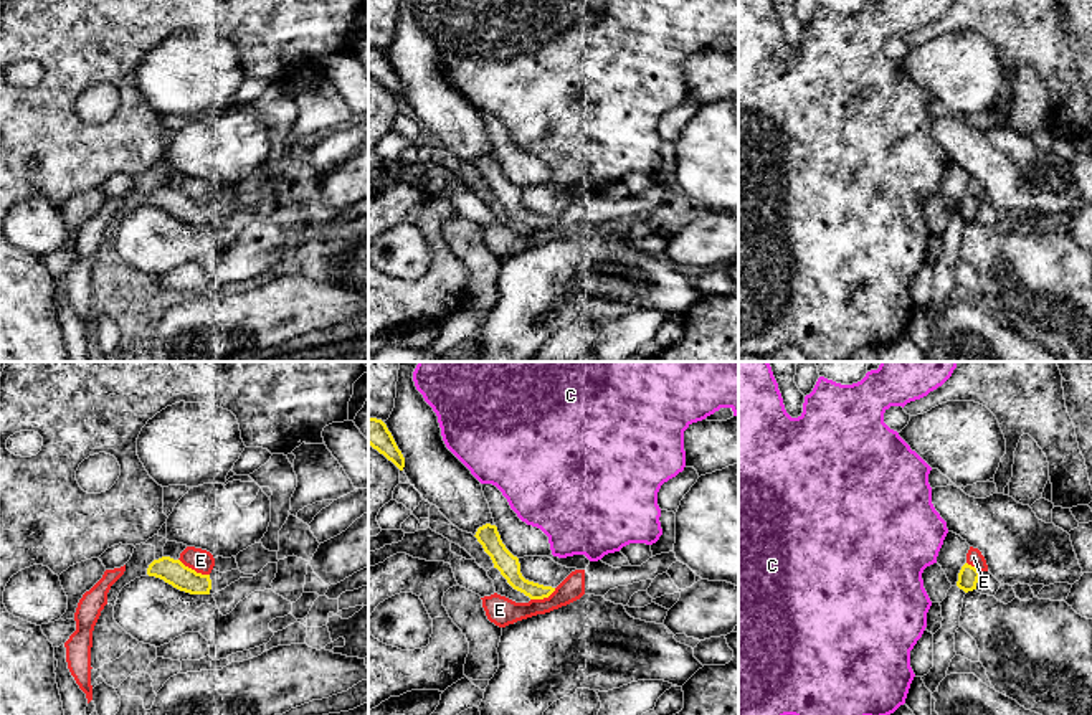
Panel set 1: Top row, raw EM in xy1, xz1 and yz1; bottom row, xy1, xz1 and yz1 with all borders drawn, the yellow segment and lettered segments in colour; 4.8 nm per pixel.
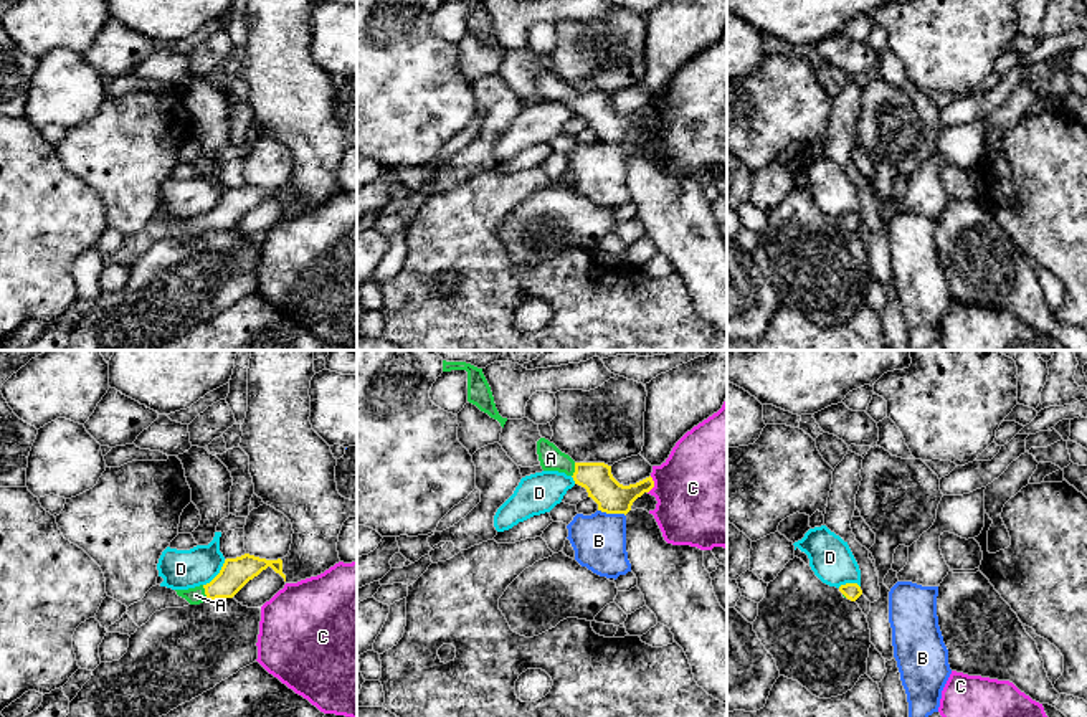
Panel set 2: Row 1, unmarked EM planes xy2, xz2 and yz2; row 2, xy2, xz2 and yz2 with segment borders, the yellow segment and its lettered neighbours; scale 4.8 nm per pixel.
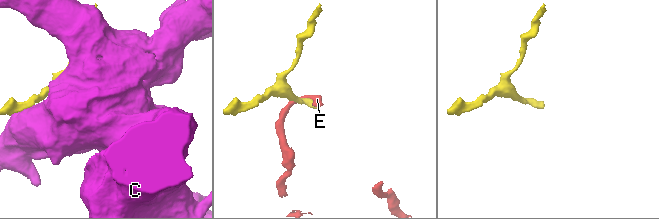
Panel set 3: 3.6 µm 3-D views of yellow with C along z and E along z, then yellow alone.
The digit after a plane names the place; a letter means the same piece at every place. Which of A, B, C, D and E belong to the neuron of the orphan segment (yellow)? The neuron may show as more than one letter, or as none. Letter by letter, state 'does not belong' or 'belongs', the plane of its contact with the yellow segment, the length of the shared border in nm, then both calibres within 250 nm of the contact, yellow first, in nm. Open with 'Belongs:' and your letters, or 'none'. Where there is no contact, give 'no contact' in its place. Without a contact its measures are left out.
Belongs: A
A: belongs; meets yellow in xy2; contact 80 nm long; 150 nm thick on the yellow side, 80 nm on the other
B: does not belong; meets yellow in xz2; contact 140 nm long; 160 nm thick on the yellow side, 260 nm on the other
C: does not belong; meets yellow in xz2; contact 90 nm long; 160 nm thick on the yellow side, 480 nm on the other
D: does not belong; meets yellow in xy2; contact 170 nm long; 150 nm thick on the yellow side, 190 nm on the other
E: does not belong; meets yellow in xy1; contact 170 nm long; 120 nm thick on the yellow side, 110 nm on the other

